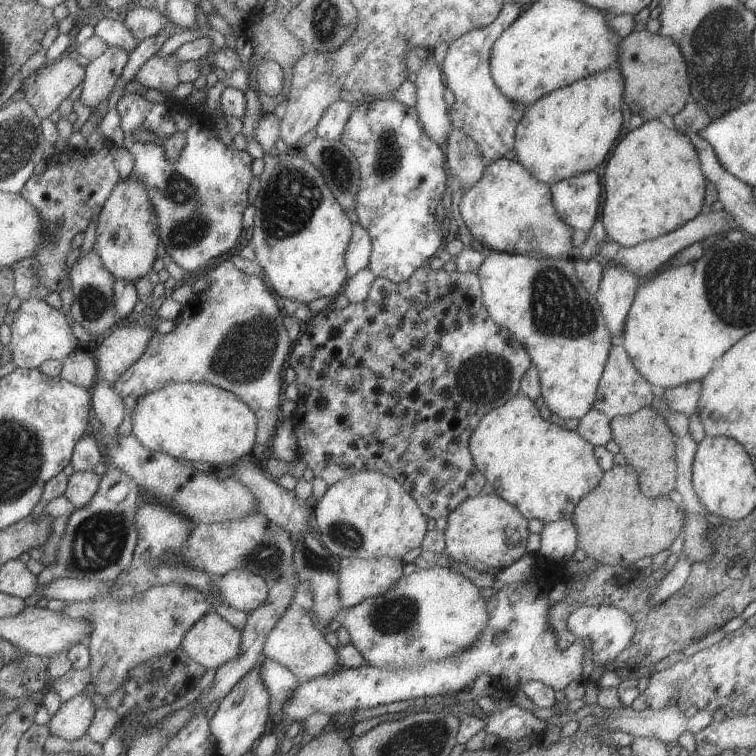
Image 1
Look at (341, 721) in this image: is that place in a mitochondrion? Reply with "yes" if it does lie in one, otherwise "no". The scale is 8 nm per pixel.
no

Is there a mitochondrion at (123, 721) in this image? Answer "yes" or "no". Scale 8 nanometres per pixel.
no

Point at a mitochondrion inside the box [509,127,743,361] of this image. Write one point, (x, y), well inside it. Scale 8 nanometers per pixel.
(559, 308)

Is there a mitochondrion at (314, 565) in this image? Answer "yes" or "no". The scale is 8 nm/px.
yes

